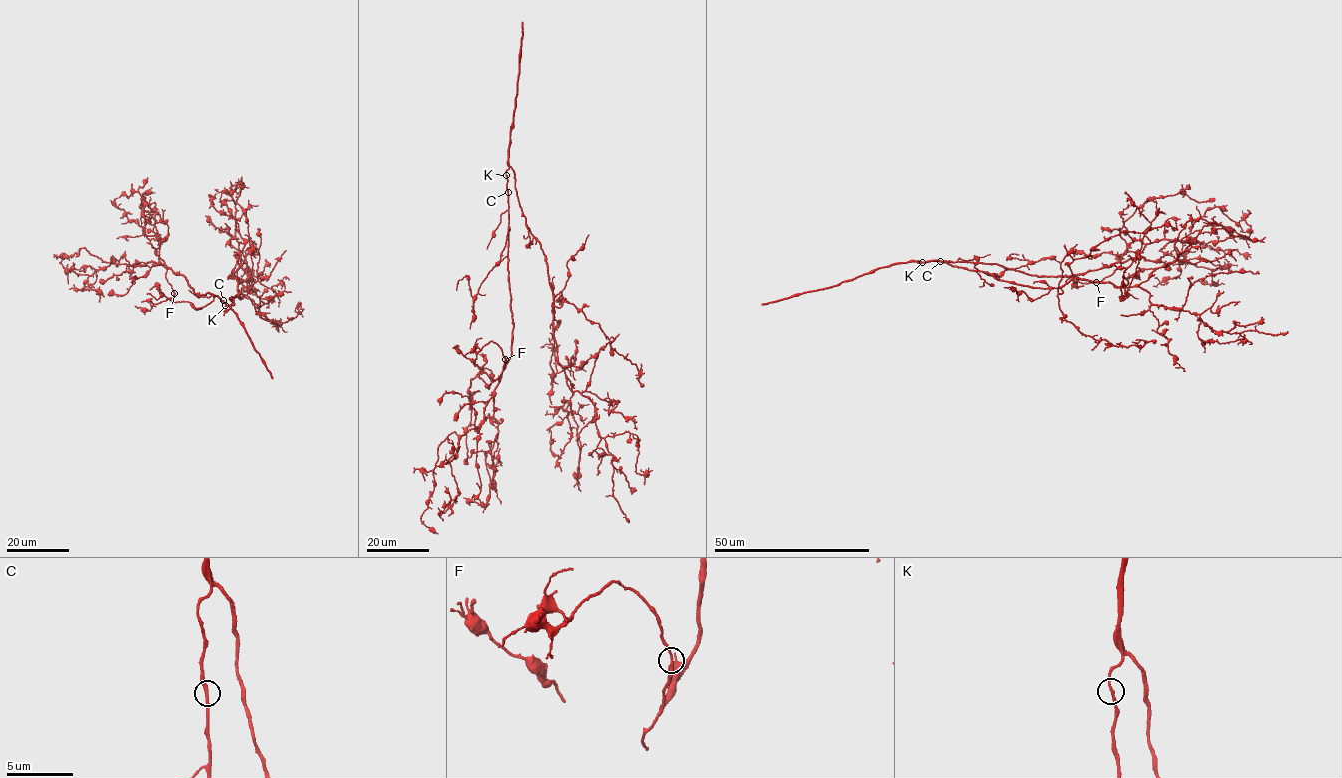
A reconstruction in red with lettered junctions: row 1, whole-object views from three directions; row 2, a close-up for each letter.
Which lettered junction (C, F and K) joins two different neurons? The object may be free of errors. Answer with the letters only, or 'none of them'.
none of them

